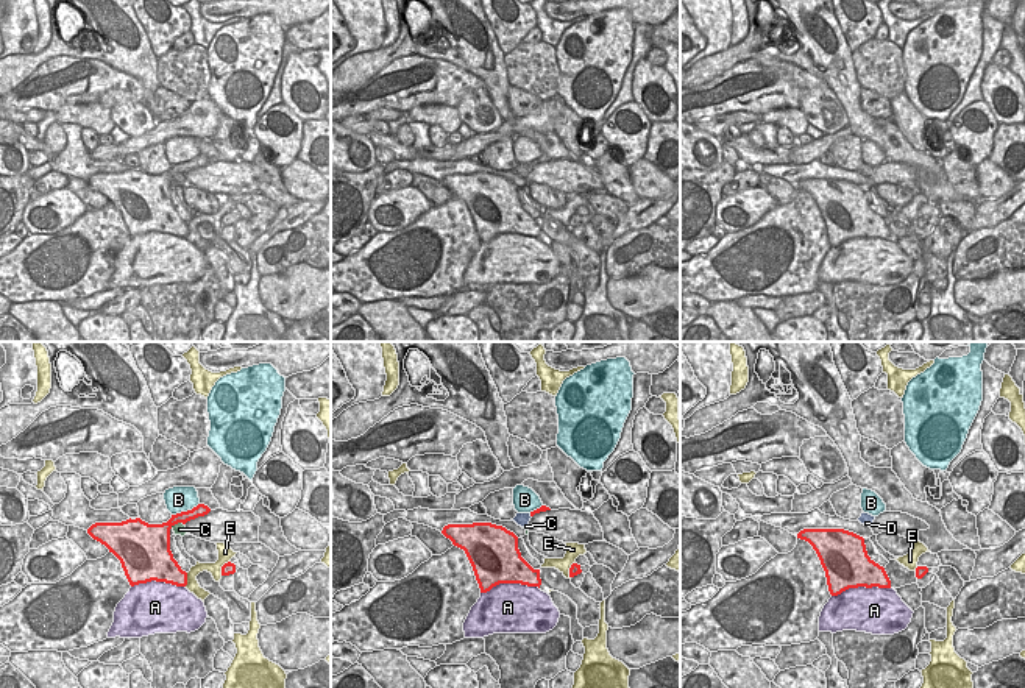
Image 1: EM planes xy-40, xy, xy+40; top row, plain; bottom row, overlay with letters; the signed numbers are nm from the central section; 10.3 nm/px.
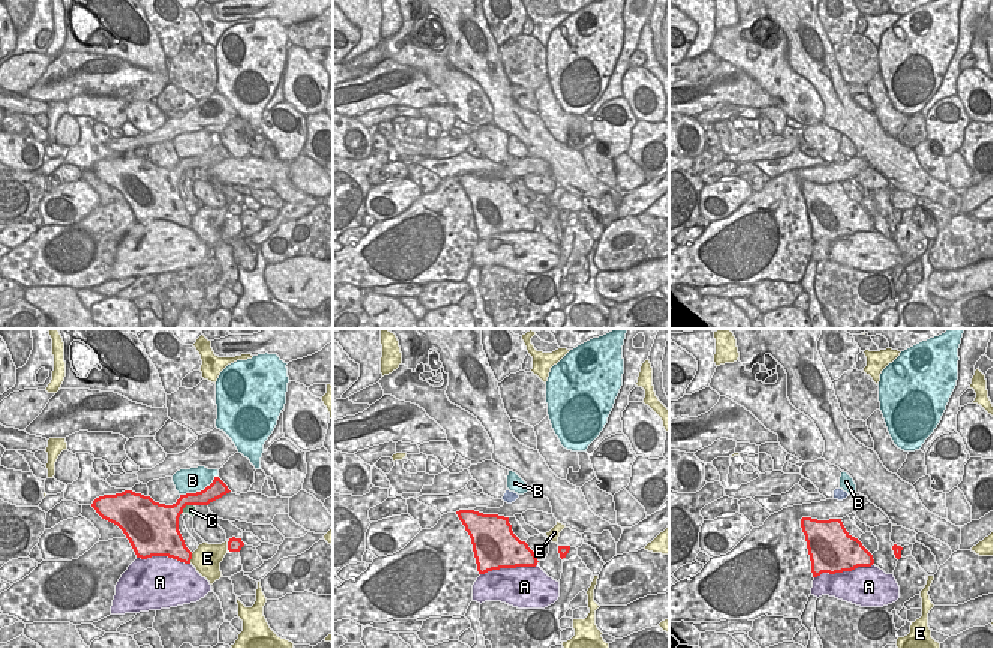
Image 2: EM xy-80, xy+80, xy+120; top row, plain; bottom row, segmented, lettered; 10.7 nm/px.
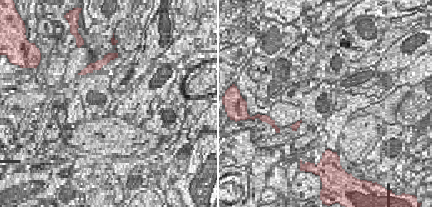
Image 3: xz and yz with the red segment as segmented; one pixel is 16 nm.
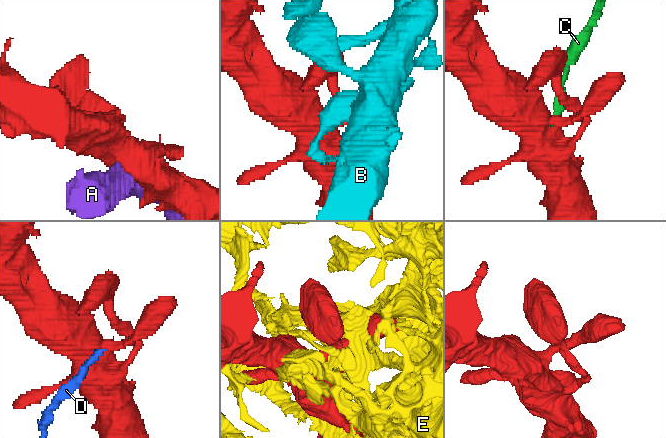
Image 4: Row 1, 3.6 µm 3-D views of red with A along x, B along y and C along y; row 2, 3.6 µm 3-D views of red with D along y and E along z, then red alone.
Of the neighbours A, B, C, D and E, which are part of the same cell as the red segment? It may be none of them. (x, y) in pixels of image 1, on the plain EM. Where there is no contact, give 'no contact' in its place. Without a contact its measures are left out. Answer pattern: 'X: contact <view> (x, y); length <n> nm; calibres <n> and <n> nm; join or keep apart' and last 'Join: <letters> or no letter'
A: contact xy (509, 233); length 600 nm; calibres 460 and 480 nm; keep apart
B: contact xy-40 (184, 163); length 320 nm; calibres 130 and 260 nm; keep apart
C: contact xy-40 (177, 173); length 150 nm; calibres 260 and 130 nm; keep apart
D: no contact; keep apart
E: contact xy-40 (222, 217); length 190 nm; calibres 130 and 160 nm; keep apart
Join: no letter

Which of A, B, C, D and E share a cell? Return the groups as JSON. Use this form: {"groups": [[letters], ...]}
{"groups": [["A"], ["B"], ["C", "D"], ["E"]]}

